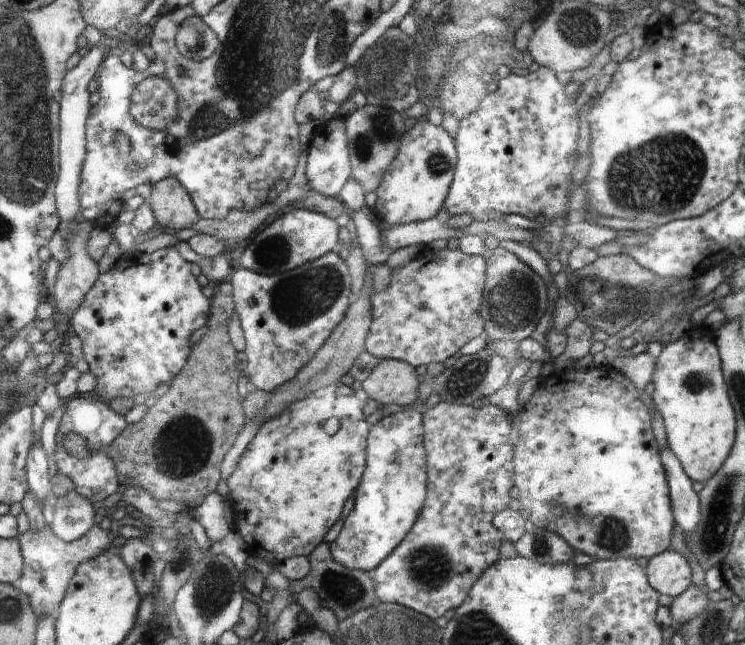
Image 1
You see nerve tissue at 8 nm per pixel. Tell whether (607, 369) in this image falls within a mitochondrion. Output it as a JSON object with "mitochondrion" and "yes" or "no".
{"mitochondrion":"no"}

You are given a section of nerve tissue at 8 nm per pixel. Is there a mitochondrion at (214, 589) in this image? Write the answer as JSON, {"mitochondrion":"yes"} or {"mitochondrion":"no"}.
{"mitochondrion":"yes"}

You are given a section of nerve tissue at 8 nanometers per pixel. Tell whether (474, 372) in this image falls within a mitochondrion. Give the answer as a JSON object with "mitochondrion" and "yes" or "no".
{"mitochondrion":"yes"}

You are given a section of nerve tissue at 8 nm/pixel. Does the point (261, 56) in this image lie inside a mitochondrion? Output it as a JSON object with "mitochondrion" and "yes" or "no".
{"mitochondrion":"yes"}

